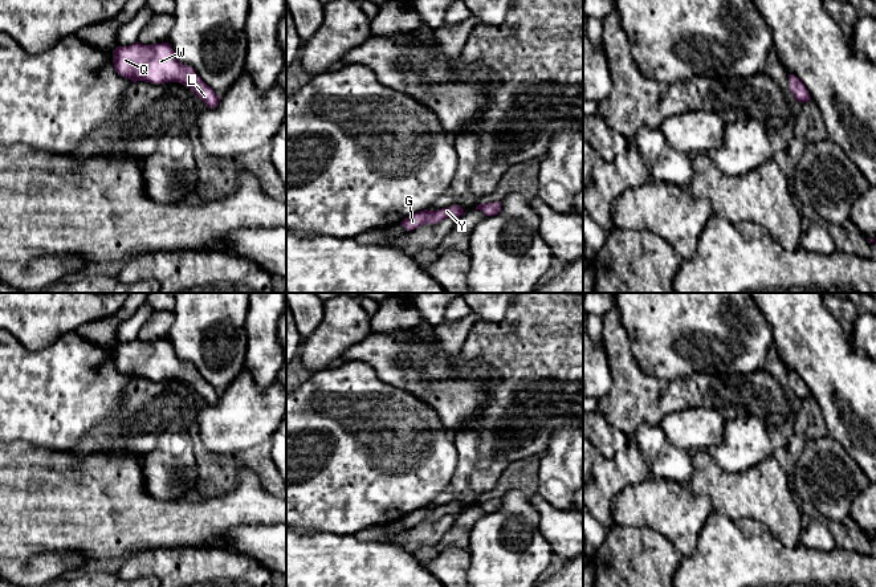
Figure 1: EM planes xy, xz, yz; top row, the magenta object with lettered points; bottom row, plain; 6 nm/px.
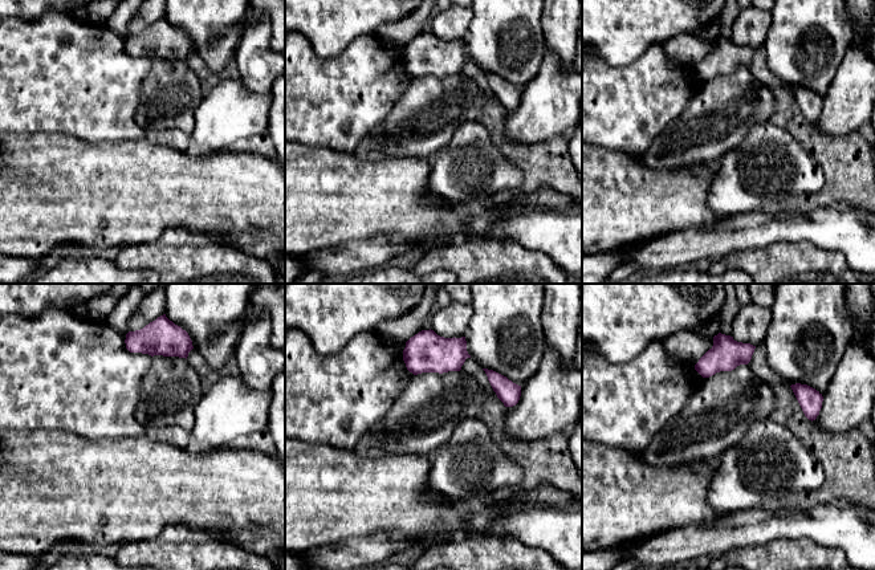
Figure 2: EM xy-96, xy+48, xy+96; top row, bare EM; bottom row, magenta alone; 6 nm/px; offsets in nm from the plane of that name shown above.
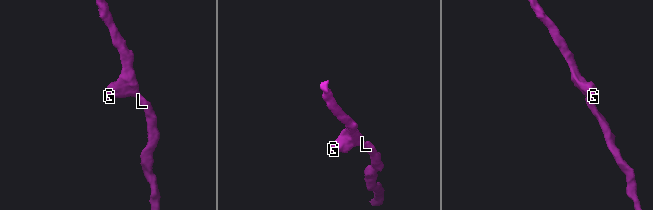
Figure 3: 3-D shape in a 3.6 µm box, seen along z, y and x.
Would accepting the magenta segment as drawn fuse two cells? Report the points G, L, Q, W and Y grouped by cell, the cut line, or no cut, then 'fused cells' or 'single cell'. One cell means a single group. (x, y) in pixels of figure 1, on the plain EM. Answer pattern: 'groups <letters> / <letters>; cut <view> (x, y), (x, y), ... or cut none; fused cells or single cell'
groups G L Q W Y; cut none; single cell

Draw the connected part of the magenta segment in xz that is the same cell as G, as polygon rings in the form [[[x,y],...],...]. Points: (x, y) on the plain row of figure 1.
[[[452,502],[452,504],[436,506],[436,507],[424,506],[410,511],[400,521],[406,526],[412,527],[424,521],[436,521],[447,514],[459,515],[463,510],[464,510],[464,506],[457,502]]]

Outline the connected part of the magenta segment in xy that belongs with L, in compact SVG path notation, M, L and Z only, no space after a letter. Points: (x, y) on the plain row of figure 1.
M135 339L129 343L117 343L113 347L115 368L133 379L150 380L179 379L192 387L205 404L212 405L220 394L205 382L188 362L180 360L168 339L142 342Z

